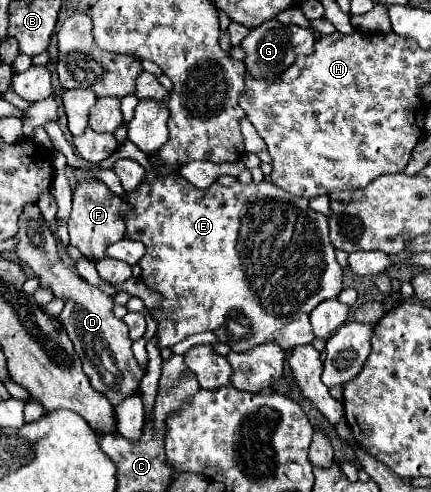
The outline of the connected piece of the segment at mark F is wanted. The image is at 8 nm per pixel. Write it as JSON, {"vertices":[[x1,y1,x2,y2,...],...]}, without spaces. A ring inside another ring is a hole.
{"vertices":[[83,181,77,183,73,191,73,211,69,217,69,237,71,245,77,247,89,261,97,261,105,257,105,249,123,239,125,225,121,221,121,213,127,211,129,205,125,205,123,197,117,197,109,191,109,187,101,181]]}

